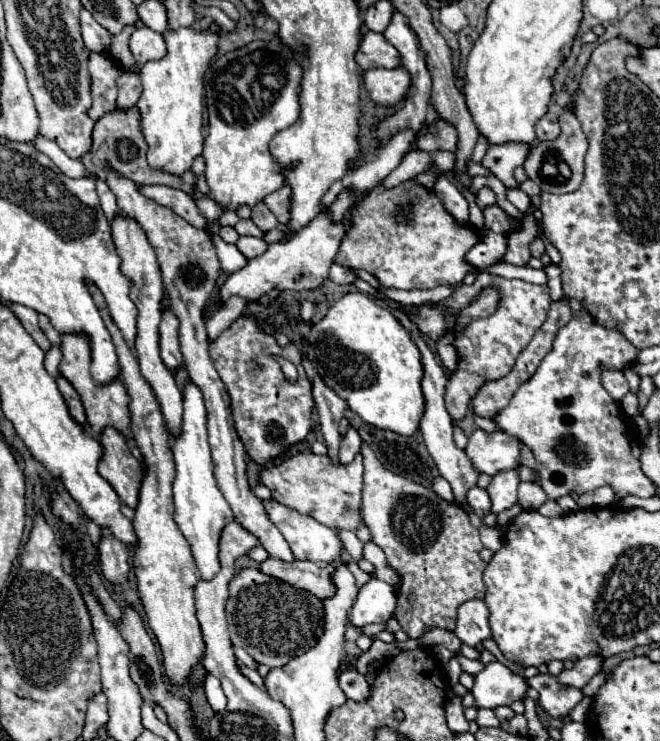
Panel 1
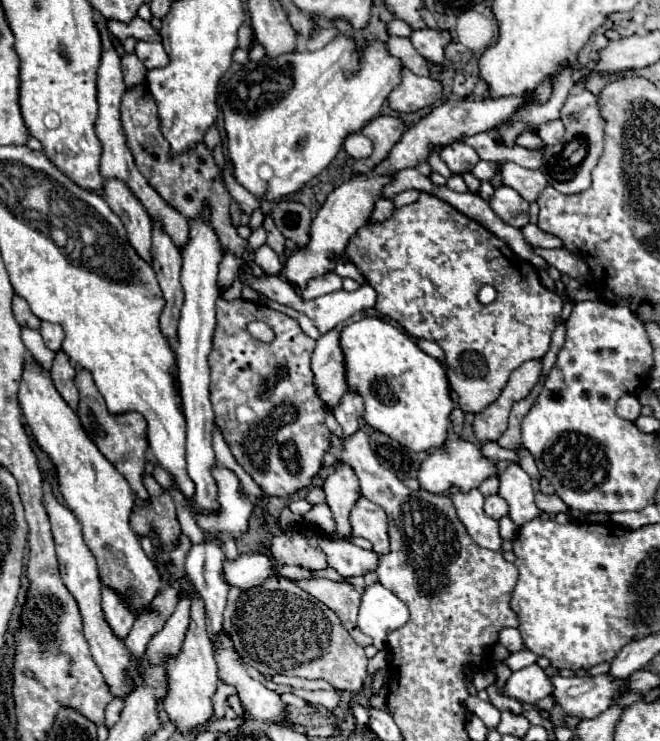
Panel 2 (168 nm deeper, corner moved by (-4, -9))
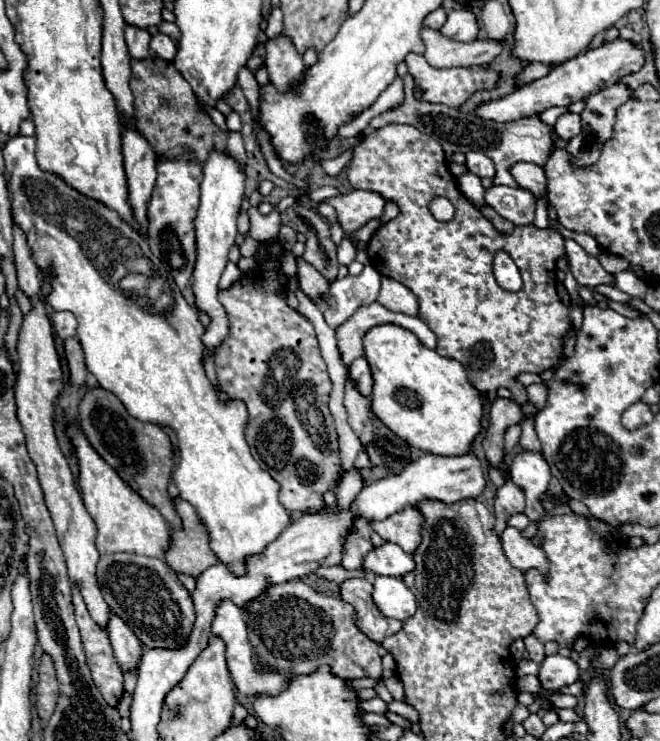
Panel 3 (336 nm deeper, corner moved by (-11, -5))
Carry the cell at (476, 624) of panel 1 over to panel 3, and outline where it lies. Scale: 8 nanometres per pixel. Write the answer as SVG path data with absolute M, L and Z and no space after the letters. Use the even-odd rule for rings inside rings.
M532 634L524 638L524 646L536 664L540 664L544 660L544 644L540 640L536 640Z

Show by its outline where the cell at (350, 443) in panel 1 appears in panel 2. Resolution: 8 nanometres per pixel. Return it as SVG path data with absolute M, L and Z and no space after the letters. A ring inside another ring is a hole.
M345 390L339 404L333 408L333 416L343 428L343 436L351 436L359 428L359 418L363 414L363 400L357 392Z

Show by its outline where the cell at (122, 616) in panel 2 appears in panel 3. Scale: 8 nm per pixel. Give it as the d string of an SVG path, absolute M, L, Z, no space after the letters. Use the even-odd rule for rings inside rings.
M116 614L110 616L108 636L110 636L114 656L122 666L122 670L136 668L142 656L142 644L140 640L136 640L136 634L132 632L132 628L128 628L128 624L124 624L124 620L120 620L120 616Z

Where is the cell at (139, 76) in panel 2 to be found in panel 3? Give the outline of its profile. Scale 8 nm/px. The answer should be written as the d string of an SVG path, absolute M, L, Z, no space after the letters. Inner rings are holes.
M126 26L124 32L126 32L126 44L128 44L132 60L146 60L150 34L142 28L136 28L136 26Z

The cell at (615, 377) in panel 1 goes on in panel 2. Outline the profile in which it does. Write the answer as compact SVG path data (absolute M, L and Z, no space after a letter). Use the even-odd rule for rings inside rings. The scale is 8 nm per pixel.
M625 394L619 402L617 402L617 416L629 420L629 422L635 422L641 414L641 402L637 400L637 396L631 396L631 394Z

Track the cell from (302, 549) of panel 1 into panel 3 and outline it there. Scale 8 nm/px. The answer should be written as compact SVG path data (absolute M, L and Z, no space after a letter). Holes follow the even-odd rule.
M384 542L380 548L374 548L364 556L364 570L378 576L404 576L414 570L414 560L398 544Z

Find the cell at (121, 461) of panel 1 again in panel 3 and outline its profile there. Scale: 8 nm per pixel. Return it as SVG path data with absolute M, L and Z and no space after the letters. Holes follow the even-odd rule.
M174 498L174 508L182 518L182 528L172 530L164 558L176 572L184 572L196 578L202 570L216 564L218 560L216 554L210 550L206 528L202 526L192 504Z

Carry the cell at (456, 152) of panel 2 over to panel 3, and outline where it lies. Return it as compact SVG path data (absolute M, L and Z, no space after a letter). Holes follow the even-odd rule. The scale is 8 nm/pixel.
M466 152L466 166L476 176L494 176L494 164L488 156L484 156L484 152Z

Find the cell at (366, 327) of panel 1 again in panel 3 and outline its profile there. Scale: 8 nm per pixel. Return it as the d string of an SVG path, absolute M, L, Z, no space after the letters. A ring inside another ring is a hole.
M396 324L372 326L364 338L364 358L372 368L374 392L372 392L372 412L380 418L398 438L406 440L410 446L420 448L430 454L440 456L460 456L470 450L470 442L480 432L482 418L482 398L472 388L466 378L466 370L458 360L440 356L436 350L426 348L412 332Z

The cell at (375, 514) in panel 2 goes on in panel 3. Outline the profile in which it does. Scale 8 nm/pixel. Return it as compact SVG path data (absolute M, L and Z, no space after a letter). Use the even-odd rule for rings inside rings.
M404 508L404 512L396 512L384 520L372 520L370 528L386 542L394 542L412 554L420 544L420 524L422 514L416 508Z

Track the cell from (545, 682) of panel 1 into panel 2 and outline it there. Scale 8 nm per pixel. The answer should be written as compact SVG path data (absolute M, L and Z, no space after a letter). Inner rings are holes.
M609 674L599 676L553 676L553 696L557 704L577 718L595 718L605 712L617 698L623 696L623 688L629 686L627 678L613 678Z

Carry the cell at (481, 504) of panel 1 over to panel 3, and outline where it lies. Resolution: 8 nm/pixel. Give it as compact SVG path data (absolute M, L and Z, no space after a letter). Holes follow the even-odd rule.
M510 480L496 490L494 496L494 516L496 516L496 530L502 532L508 518L516 512L524 510L524 492L514 486Z

